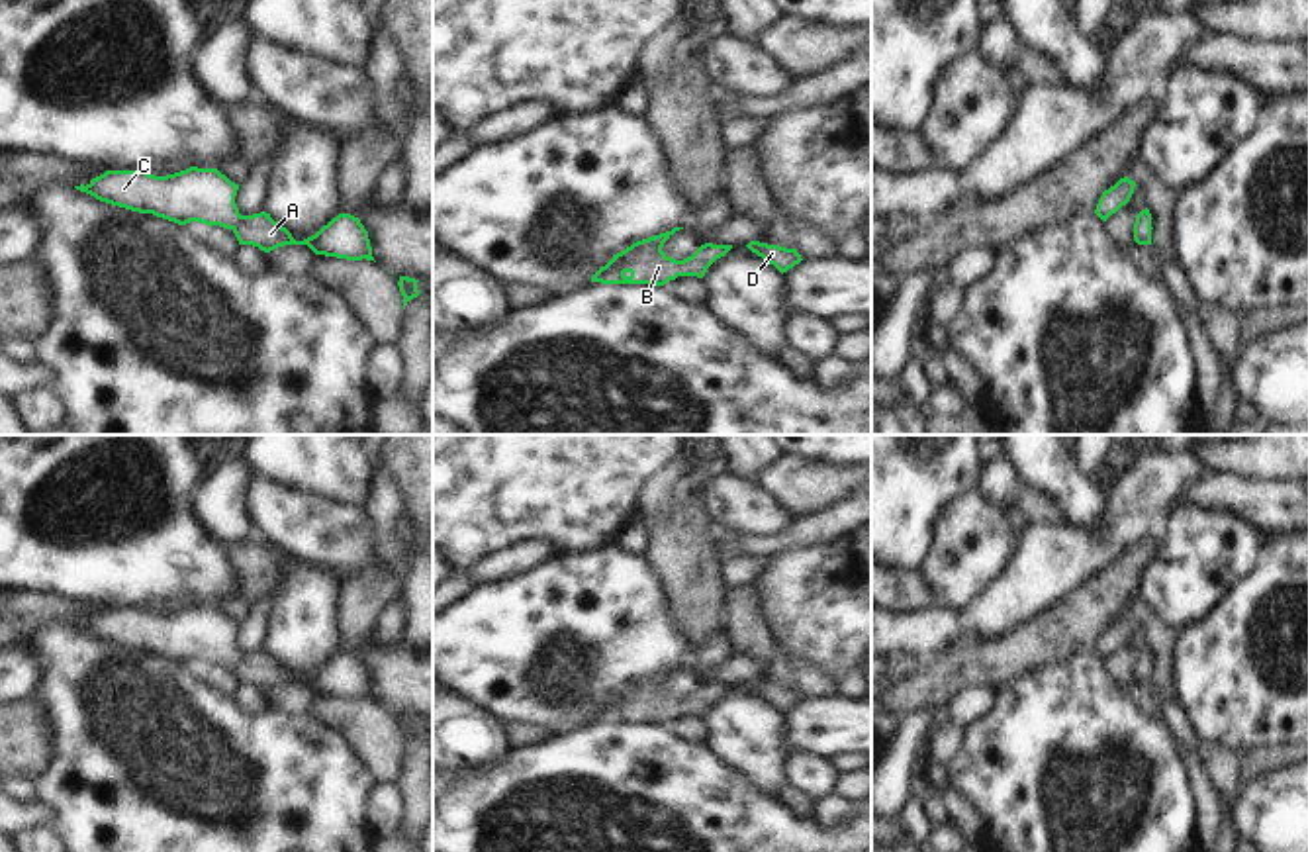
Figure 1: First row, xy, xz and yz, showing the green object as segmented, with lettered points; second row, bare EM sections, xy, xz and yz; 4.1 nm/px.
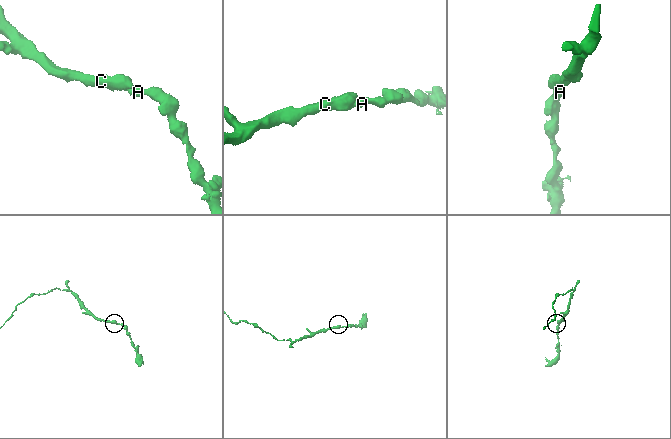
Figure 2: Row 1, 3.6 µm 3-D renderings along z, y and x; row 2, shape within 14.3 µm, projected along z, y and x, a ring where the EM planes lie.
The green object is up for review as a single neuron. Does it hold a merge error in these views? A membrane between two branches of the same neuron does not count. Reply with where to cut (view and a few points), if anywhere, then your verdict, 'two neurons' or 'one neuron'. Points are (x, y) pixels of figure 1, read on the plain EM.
no cut | one neuron

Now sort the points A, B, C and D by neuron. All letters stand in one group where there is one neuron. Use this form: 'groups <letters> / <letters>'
groups A B C D

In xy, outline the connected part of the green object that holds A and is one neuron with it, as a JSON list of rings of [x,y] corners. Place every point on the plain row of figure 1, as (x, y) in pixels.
[[[190,605],[155,615],[147,609],[106,609],[86,625],[74,625],[100,640],[186,664],[200,660],[231,668],[239,684],[270,691],[284,684],[307,684],[315,693],[347,699],[374,699],[368,670],[358,656],[339,652],[315,674],[296,680],[292,672],[260,650],[241,654],[235,642],[239,623],[217,607]]]

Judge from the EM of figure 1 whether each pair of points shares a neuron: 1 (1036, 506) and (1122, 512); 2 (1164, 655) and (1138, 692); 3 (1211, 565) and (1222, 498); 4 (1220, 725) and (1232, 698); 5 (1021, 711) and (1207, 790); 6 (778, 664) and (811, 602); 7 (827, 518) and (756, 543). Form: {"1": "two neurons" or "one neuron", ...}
{"1": "two neurons", "2": "two neurons", "3": "two neurons", "4": "one neuron", "5": "two neurons", "6": "two neurons", "7": "one neuron"}

